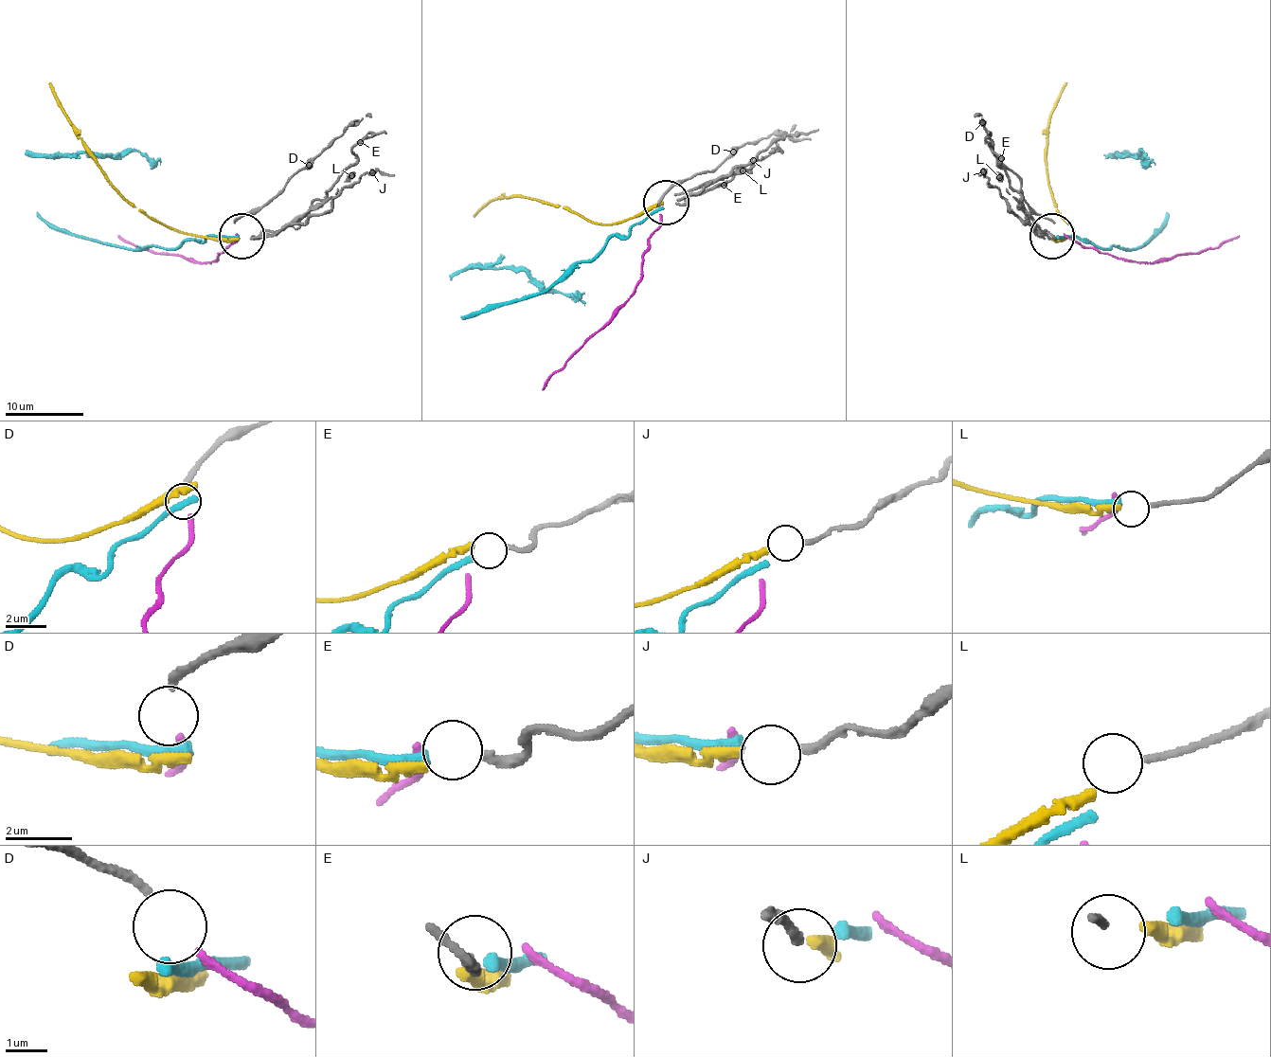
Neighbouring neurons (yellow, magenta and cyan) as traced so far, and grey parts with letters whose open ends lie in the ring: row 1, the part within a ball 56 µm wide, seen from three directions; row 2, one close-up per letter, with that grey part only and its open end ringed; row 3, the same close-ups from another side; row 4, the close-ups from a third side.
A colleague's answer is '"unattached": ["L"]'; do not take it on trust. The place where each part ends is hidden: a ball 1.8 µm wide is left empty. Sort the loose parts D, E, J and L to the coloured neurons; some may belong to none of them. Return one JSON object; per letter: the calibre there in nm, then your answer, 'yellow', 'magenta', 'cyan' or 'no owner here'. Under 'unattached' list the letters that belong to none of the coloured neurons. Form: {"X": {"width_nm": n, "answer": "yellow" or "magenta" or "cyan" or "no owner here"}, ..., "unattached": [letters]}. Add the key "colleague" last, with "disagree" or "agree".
{"D": {"width_nm": 240, "answer": "magenta"}, "E": {"width_nm": 280, "answer": "cyan"}, "J": {"width_nm": 240, "answer": "yellow"}, "L": {"width_nm": 200, "answer": "no owner here"}, "unattached": ["L"], "colleague": "agree"}

